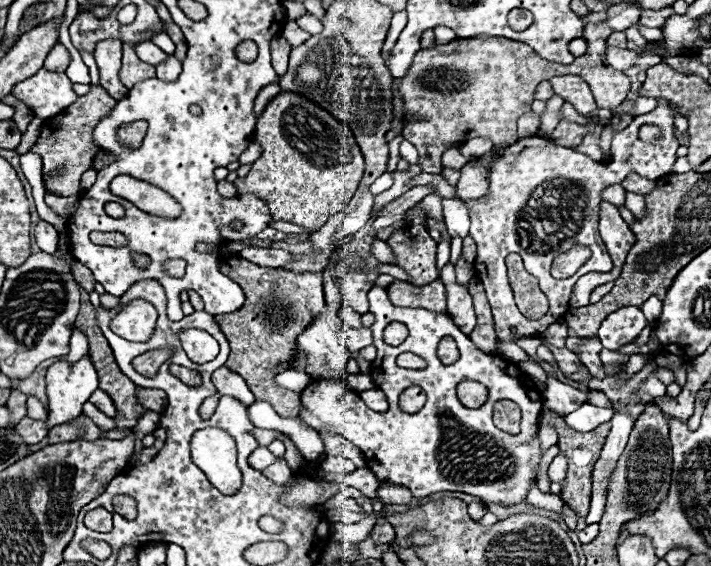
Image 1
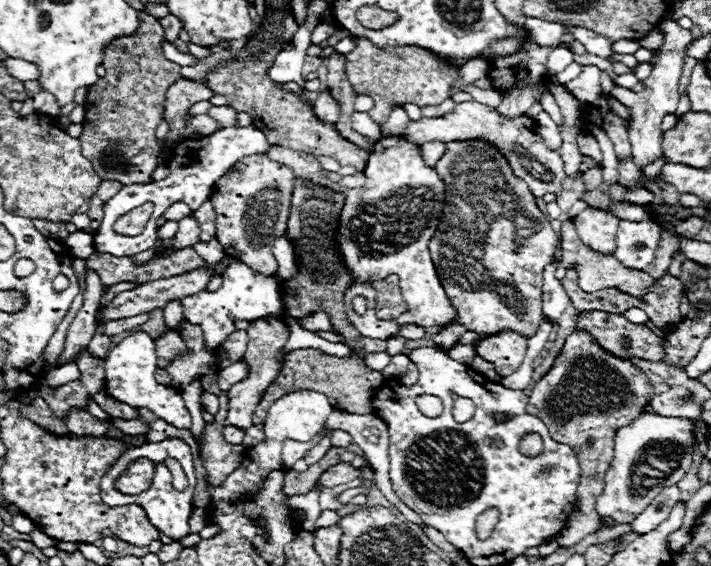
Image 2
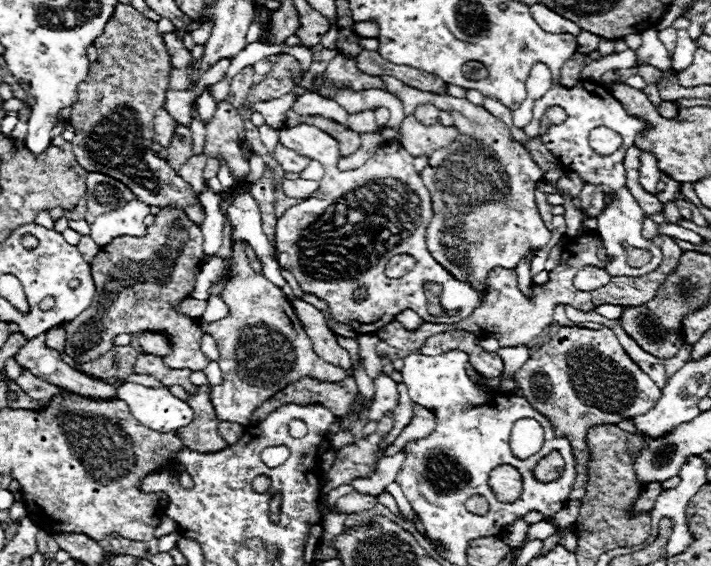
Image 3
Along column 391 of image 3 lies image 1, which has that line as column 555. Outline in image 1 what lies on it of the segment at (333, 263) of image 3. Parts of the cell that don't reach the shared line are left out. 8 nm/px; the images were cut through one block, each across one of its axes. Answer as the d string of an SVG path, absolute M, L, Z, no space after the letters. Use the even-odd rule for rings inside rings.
M660 98L658 106L652 112L636 116L630 122L630 126L612 134L612 148L610 148L608 162L594 162L586 154L558 146L550 138L538 138L538 136L520 138L514 146L510 146L512 150L506 148L504 156L502 158L498 156L498 160L492 162L488 196L480 200L466 200L466 202L470 204L470 220L472 220L470 234L478 246L474 270L486 288L486 296L492 306L496 336L500 342L514 340L510 332L512 326L518 330L518 336L542 334L550 324L558 322L568 312L570 294L580 276L592 270L596 272L612 270L612 260L596 230L602 192L612 184L622 184L630 172L636 172L640 176L664 176L670 172L680 144L674 134L676 114L680 112L674 106L670 106L668 100ZM644 124L660 126L664 136L654 144L646 144L638 140L638 130ZM574 246L592 248L592 260L586 260L586 264L582 264L582 268L572 278L566 280L552 278L550 274L552 260L572 250ZM510 252L522 256L524 268L538 278L540 290L550 300L550 310L540 320L524 318L514 304L514 294L504 264Z

